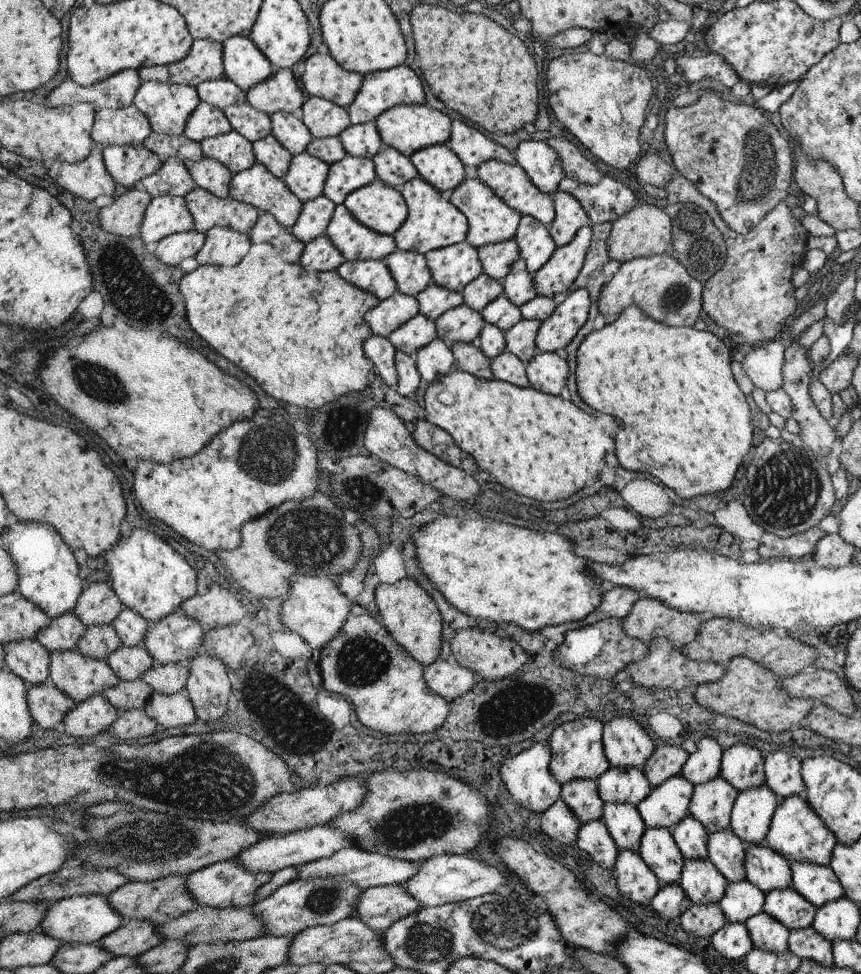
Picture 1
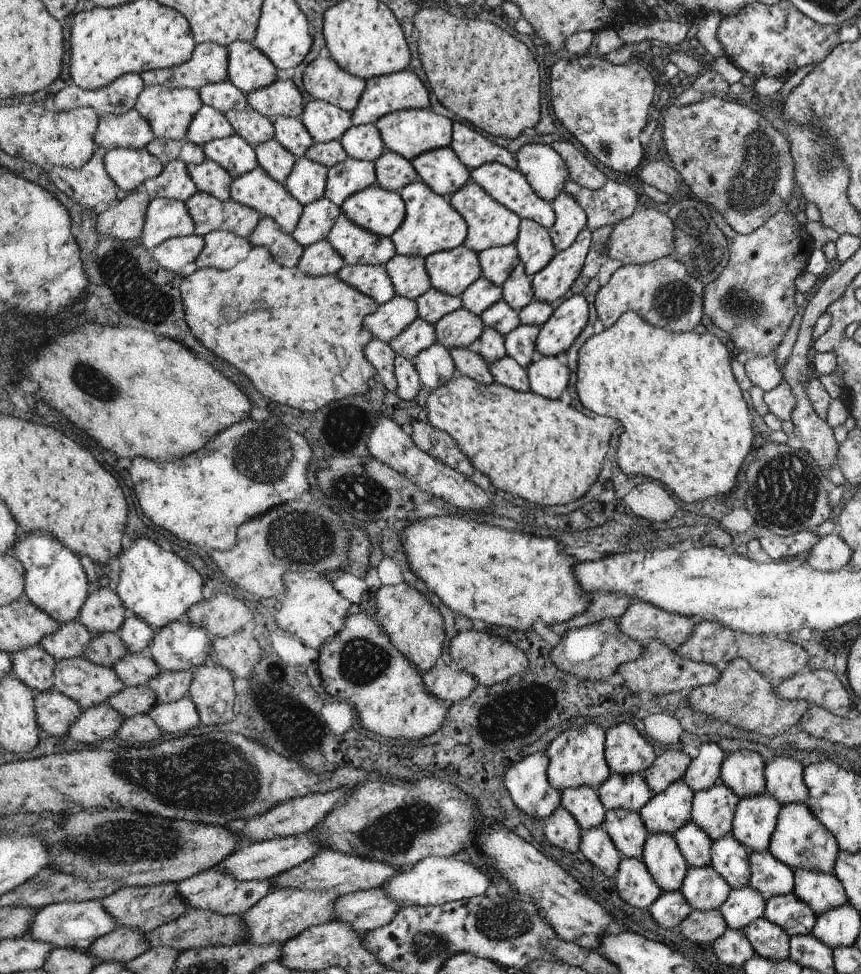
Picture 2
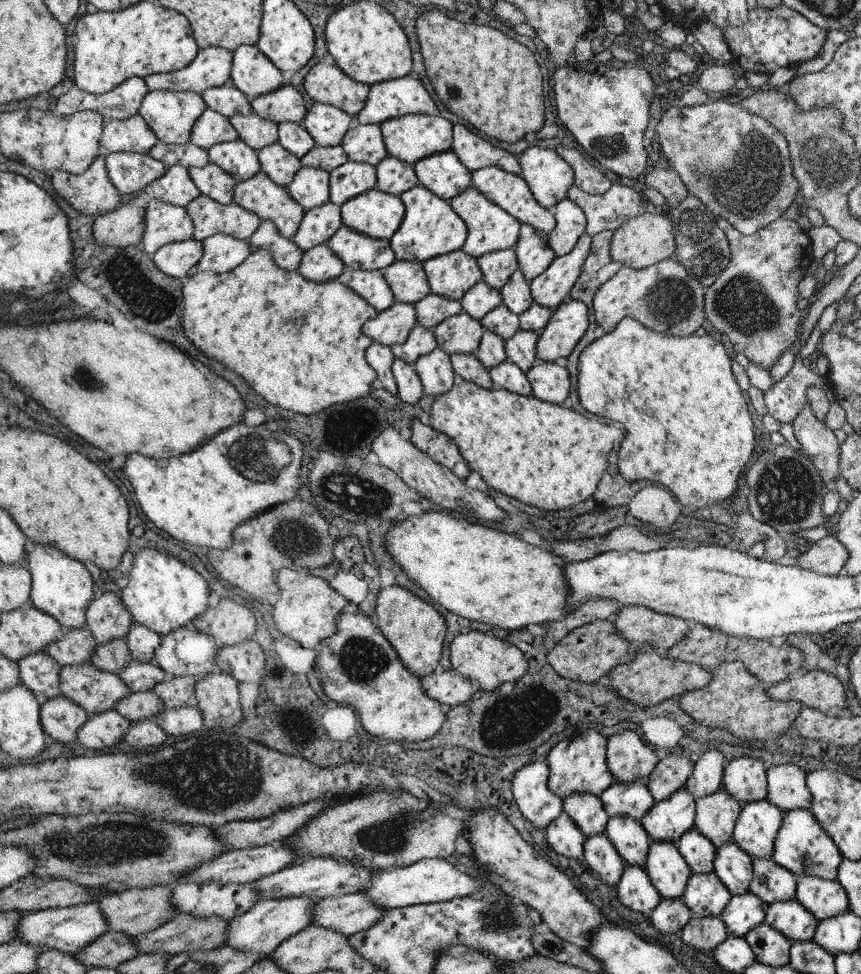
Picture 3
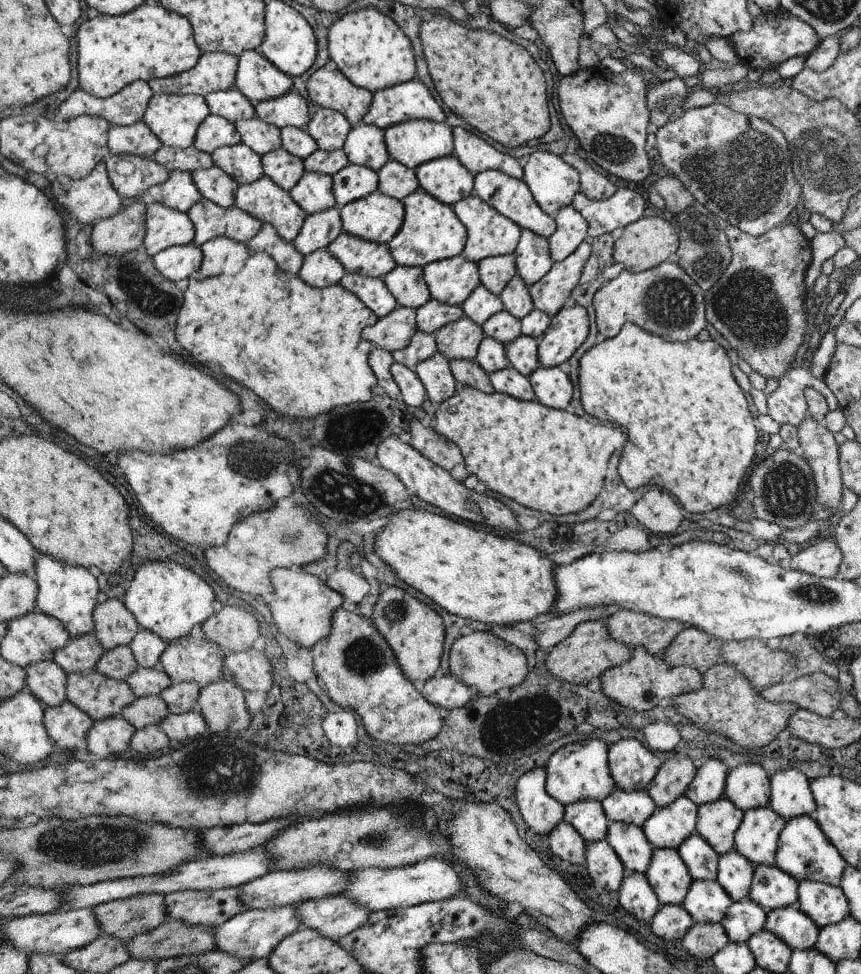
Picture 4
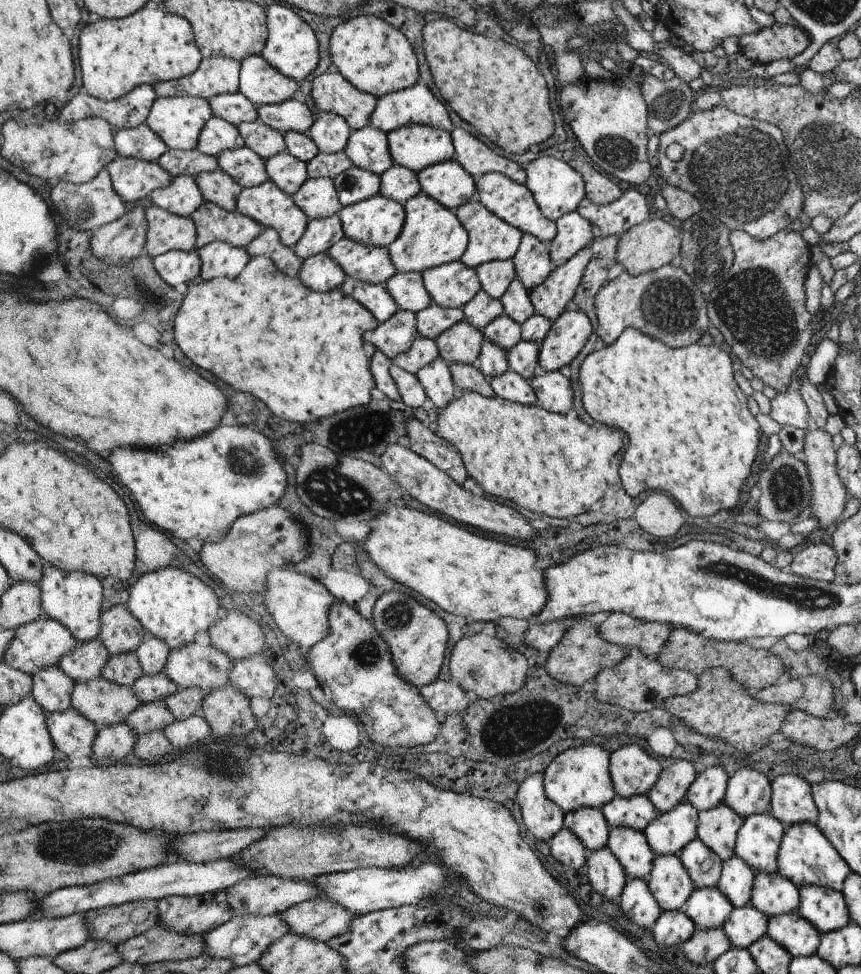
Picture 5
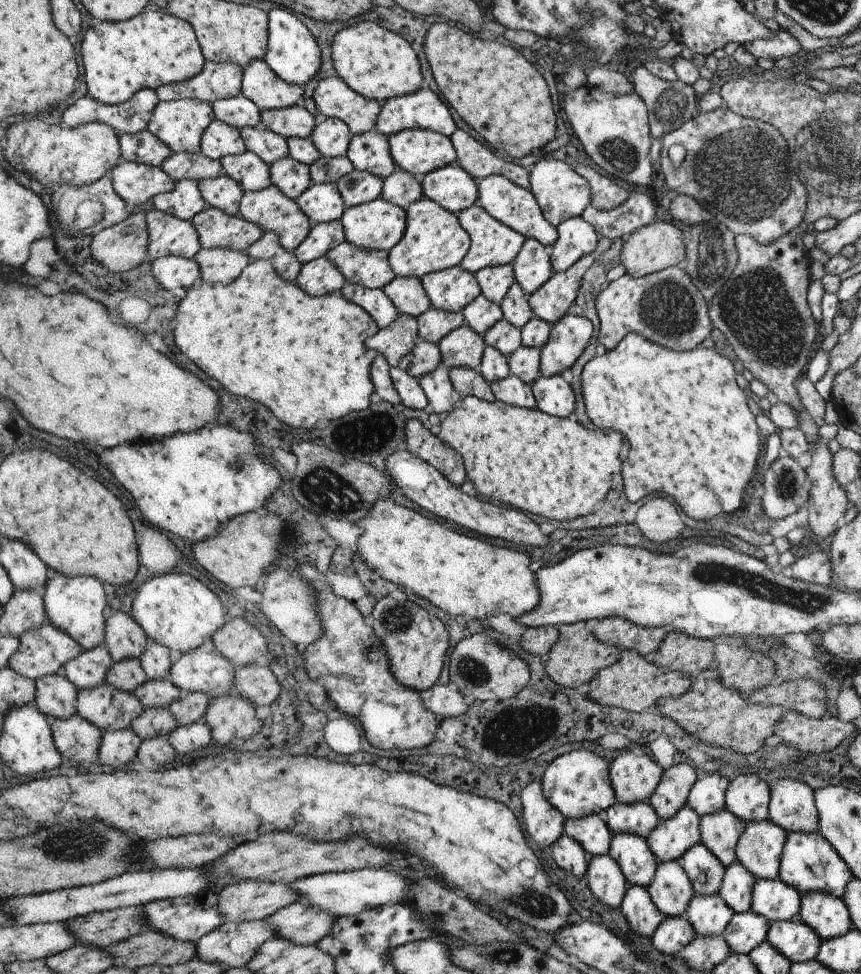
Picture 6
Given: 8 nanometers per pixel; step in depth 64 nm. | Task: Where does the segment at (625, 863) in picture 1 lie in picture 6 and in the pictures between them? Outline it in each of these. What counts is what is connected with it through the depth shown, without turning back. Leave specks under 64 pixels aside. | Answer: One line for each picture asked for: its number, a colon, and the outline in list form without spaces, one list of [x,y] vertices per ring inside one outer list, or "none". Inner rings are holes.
2: [[[621,858],[619,870],[613,878],[619,898],[641,910],[647,910],[663,892],[649,868],[637,858]]]
3: [[[625,864],[623,876],[615,888],[617,888],[617,898],[623,906],[631,908],[633,912],[641,912],[645,916],[649,916],[649,912],[661,902],[661,894],[651,884],[651,878],[647,876],[643,866]]]
4: [[[627,872],[617,894],[623,910],[635,916],[637,922],[649,922],[661,908],[661,902],[655,896],[655,890],[651,888],[647,876],[639,872]]]
5: [[[627,878],[625,890],[617,902],[625,916],[643,928],[651,928],[663,912],[645,880]]]
6: [[[629,886],[619,908],[629,922],[629,928],[641,936],[653,936],[653,932],[663,922],[663,914],[651,900],[649,890],[641,886]]]

